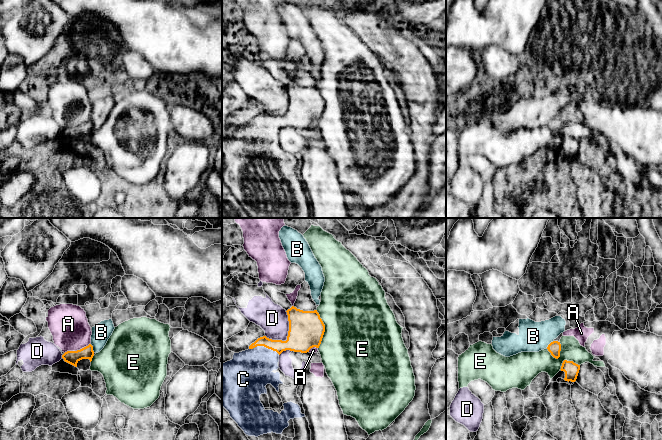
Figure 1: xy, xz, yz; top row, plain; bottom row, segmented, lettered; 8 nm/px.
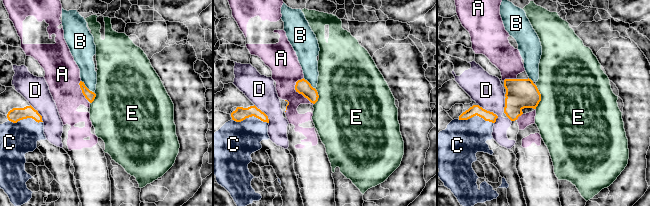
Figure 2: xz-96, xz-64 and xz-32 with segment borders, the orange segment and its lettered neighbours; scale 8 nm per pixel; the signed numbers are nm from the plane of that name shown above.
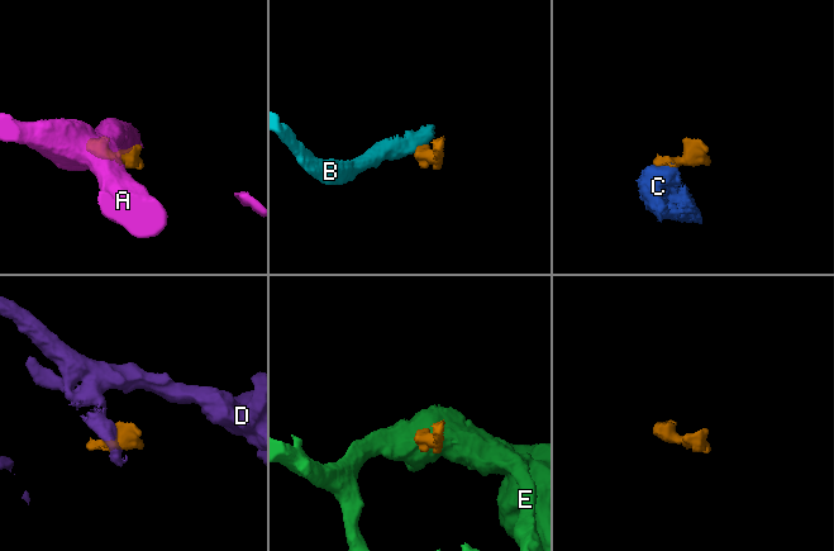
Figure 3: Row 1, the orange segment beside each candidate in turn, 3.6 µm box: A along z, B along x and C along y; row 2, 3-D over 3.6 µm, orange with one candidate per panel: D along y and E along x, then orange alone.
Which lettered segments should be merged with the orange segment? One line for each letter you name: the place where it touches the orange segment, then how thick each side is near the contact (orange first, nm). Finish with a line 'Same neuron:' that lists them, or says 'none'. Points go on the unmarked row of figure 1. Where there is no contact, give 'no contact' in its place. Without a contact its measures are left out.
C: meets orange in xz at (264, 122); 140 nm thick on the orange side, 340 nm on the other
Same neuron: C

